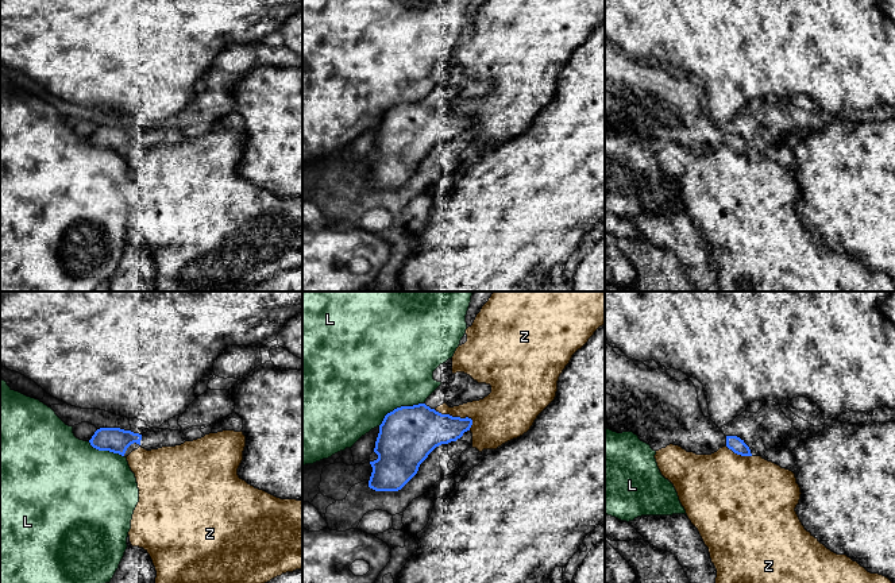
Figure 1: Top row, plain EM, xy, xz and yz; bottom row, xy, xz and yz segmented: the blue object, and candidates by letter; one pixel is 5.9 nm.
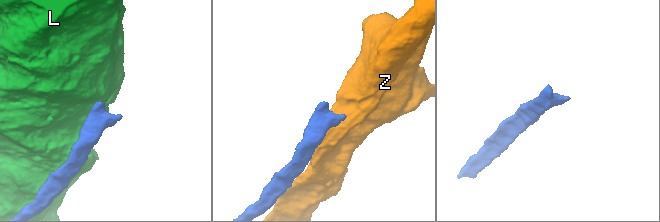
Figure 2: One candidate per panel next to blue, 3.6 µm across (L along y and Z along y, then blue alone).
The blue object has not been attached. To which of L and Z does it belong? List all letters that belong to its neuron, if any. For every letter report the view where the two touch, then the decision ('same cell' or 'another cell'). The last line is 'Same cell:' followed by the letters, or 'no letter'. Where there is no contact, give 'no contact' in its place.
L: contact in xz; another cell
Z: contact in xz; another cell
Same cell: no letter

